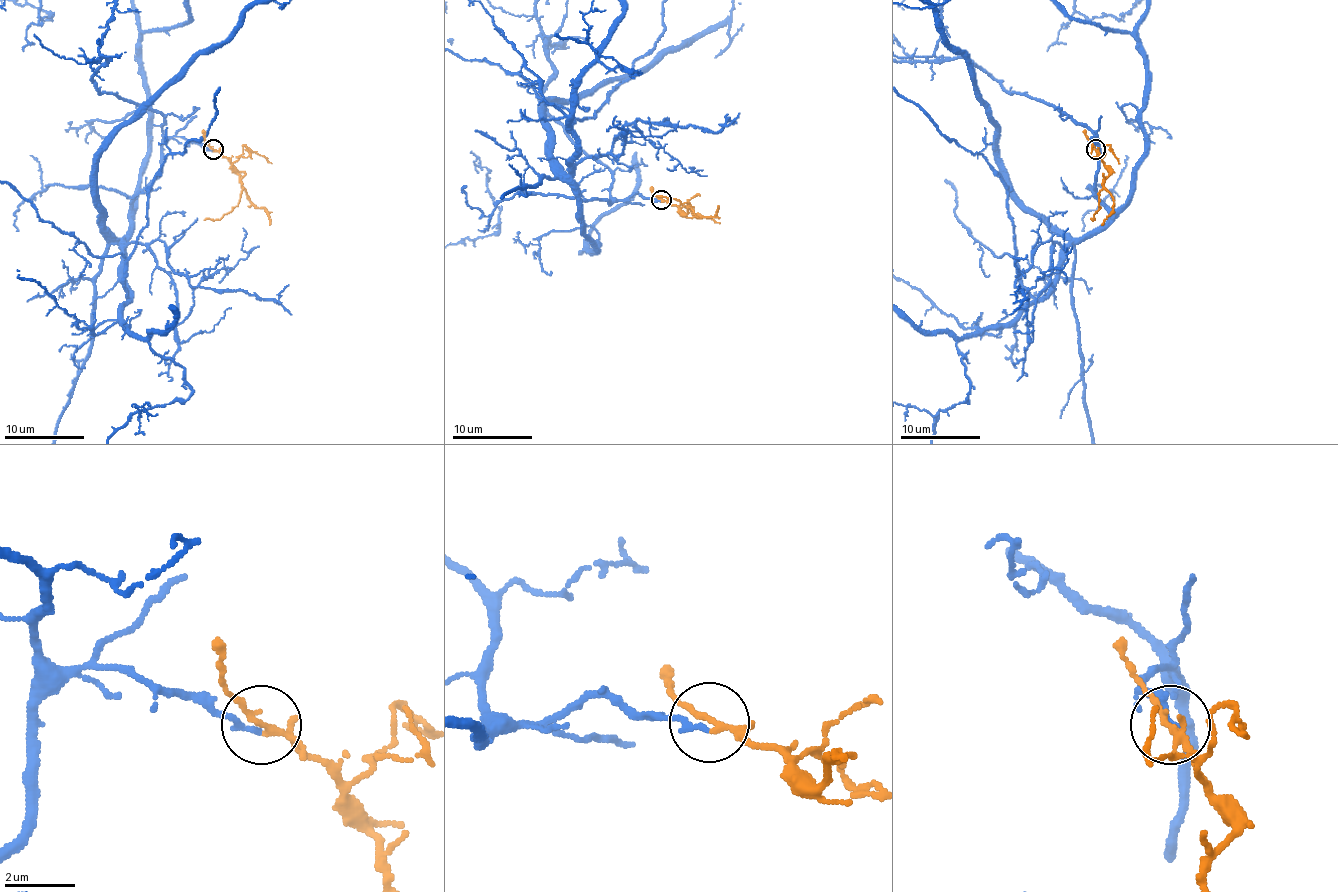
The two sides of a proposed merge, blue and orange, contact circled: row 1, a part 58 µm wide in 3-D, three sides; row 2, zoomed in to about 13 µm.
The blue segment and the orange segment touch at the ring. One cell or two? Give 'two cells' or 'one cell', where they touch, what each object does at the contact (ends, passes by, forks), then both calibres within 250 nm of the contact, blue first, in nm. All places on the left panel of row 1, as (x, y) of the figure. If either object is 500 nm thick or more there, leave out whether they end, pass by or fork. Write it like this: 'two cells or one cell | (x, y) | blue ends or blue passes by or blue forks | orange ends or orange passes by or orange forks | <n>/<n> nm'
one cell | (213, 149) | blue ends | orange forks | 170/140 nm

